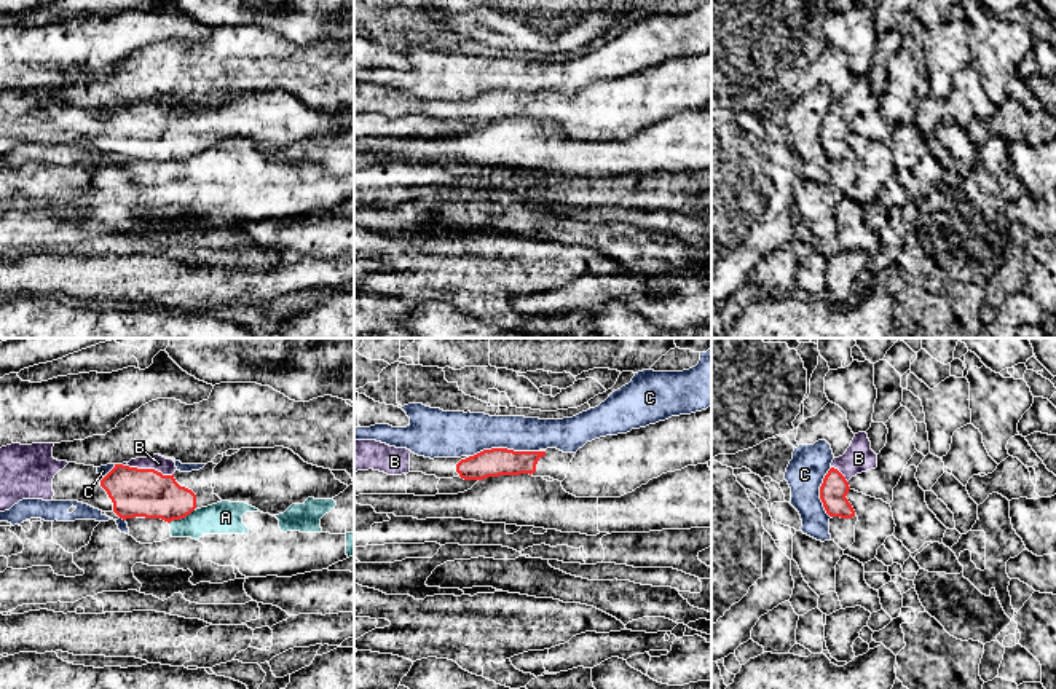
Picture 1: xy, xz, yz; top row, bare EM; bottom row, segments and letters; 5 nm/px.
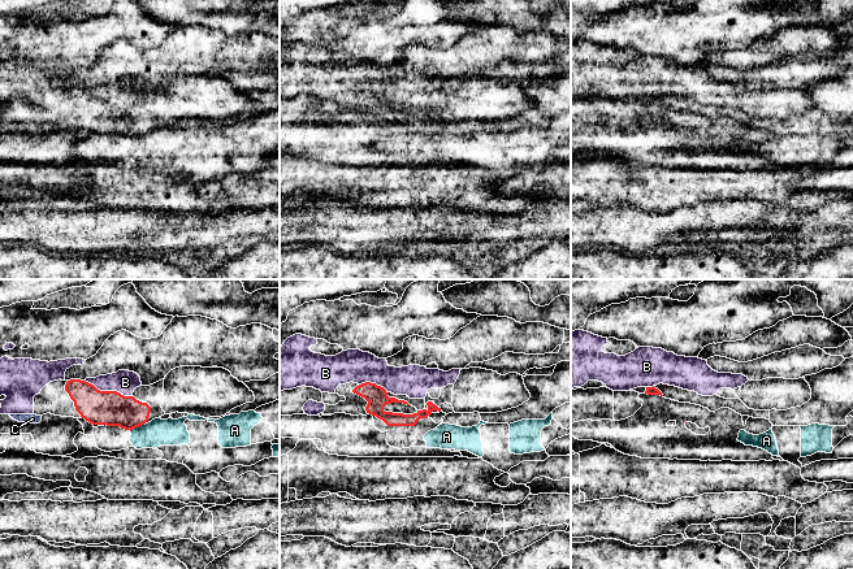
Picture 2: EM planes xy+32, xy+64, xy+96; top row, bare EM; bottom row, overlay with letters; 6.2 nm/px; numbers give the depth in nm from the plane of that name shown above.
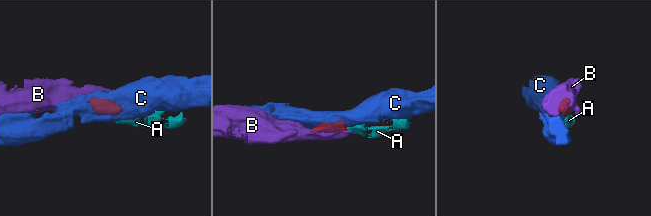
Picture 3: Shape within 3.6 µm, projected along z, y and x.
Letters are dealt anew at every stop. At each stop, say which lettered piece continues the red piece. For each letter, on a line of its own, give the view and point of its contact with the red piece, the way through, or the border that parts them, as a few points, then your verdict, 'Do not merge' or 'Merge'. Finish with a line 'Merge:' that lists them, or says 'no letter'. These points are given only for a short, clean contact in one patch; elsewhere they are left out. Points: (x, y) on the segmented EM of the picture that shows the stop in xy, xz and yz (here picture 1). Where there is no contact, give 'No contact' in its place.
A: Touches red at xy (181, 517). Boundary: xy (193, 509), (169, 523). Do not merge
B: Touches red at xy (150, 469). Path across: xy (134, 492), (150, 469), (158, 463). Merge
C: Touches red at xz (503, 448). Do not merge
Merge: B

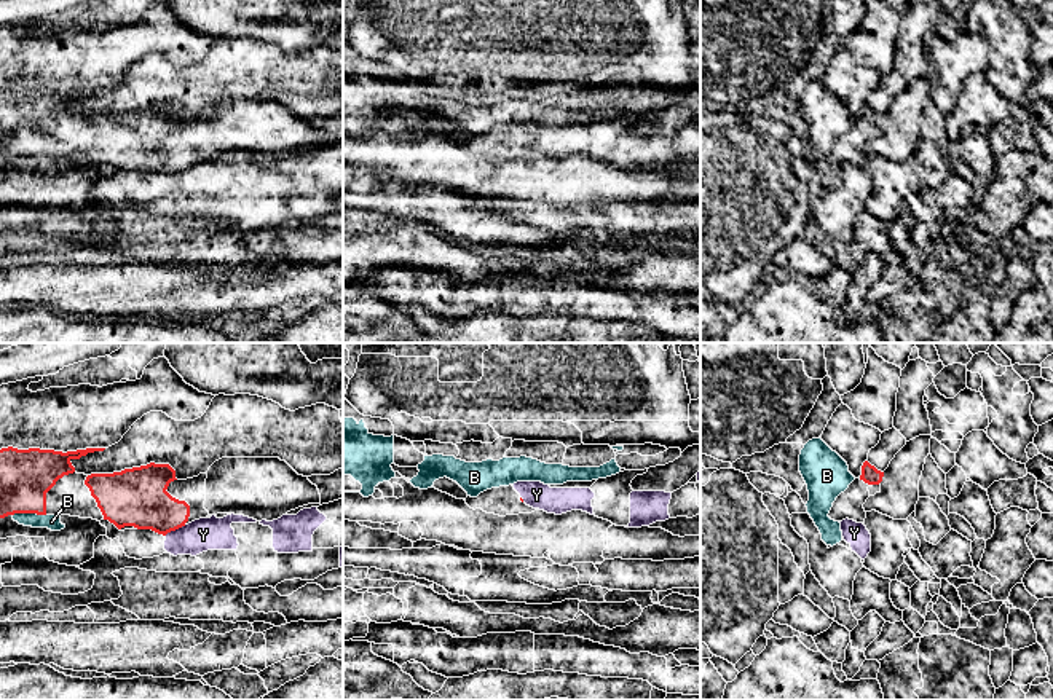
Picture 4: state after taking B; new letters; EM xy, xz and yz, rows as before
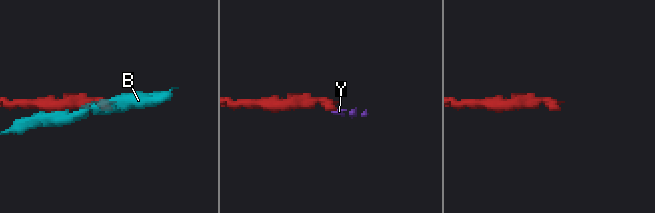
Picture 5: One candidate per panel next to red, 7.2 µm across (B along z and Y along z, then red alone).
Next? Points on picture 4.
B: Touches red at xy (29, 512). Do not merge
Y: Touches red at xy (174, 530). Boundary: xy (185, 525), (171, 530), (165, 536). Do not merge
Merge: no letter

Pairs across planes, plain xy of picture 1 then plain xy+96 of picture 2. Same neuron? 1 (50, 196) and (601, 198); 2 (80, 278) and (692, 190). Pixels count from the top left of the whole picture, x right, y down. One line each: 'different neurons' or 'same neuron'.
1: same neuron
2: different neurons

